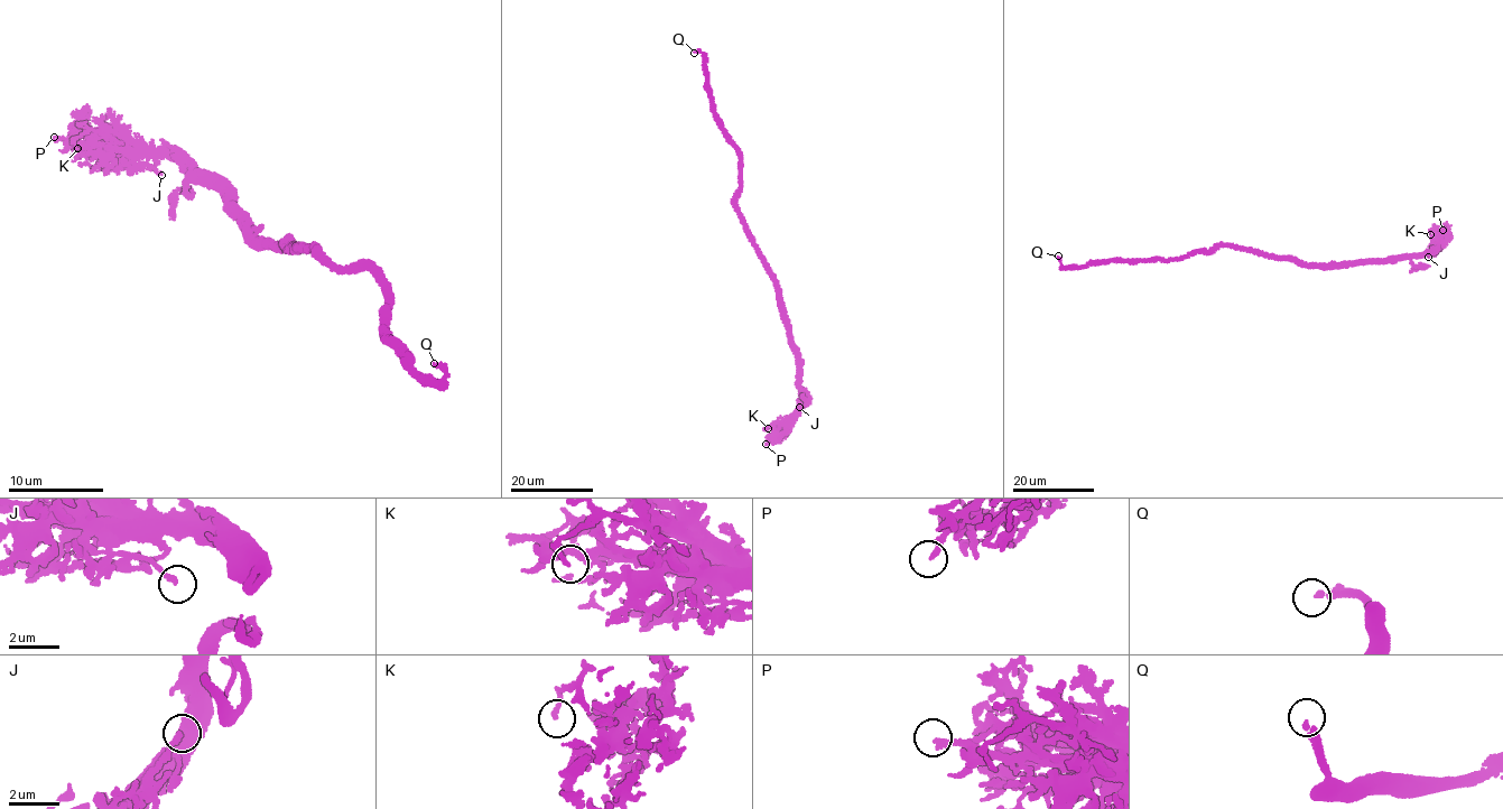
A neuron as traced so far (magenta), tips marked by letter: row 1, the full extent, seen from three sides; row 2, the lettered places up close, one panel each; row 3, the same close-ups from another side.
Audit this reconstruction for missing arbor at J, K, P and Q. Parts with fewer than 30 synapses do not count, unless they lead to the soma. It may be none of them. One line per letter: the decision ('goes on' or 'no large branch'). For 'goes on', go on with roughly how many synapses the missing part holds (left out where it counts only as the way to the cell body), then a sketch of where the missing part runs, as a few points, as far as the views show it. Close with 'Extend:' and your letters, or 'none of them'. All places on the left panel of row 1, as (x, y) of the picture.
J: no large branch
K: no large branch
P: no large branch
Q: no large branch
Extend: none of them

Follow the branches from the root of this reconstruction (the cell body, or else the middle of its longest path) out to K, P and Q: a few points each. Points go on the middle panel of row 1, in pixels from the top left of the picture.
K: (754, 243), (776, 285), (790, 346), (798, 360), (801, 399), (801, 405), (789, 418), (767, 426), (768, 428)
P: (754, 243), (776, 285), (790, 346), (798, 360), (801, 399), (800, 406), (766, 444)
Q: (754, 243), (735, 203), (740, 176), (739, 147), (715, 113), (703, 53), (694, 53)

